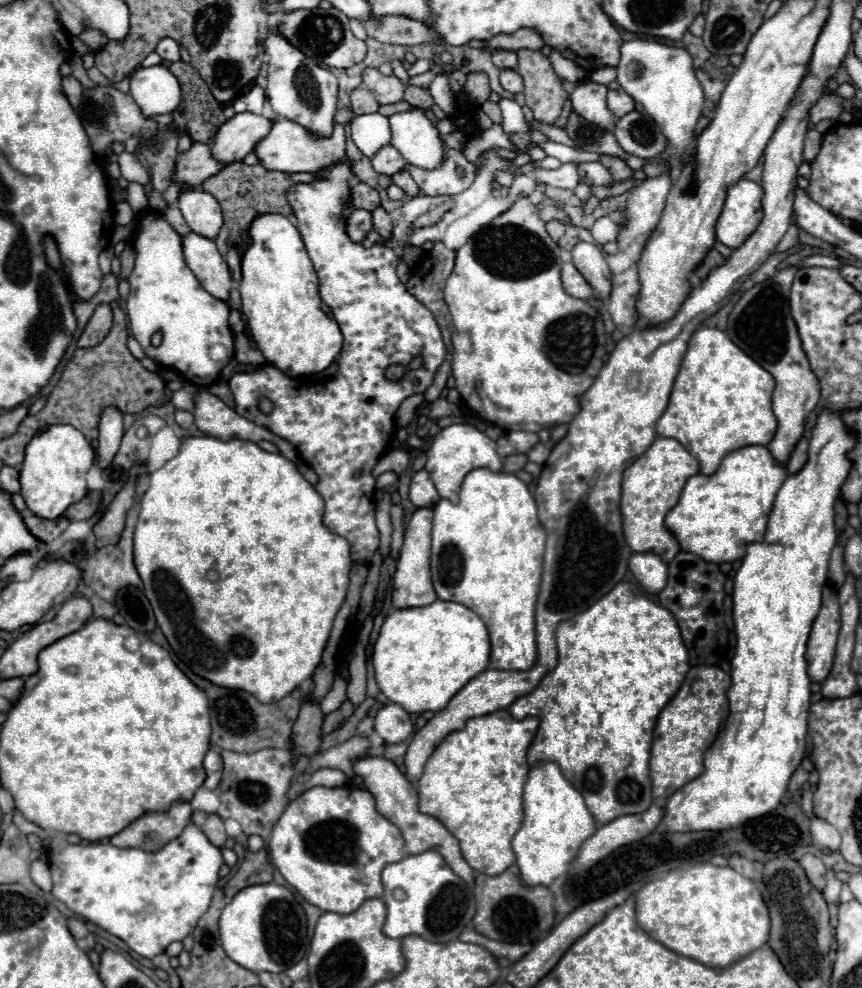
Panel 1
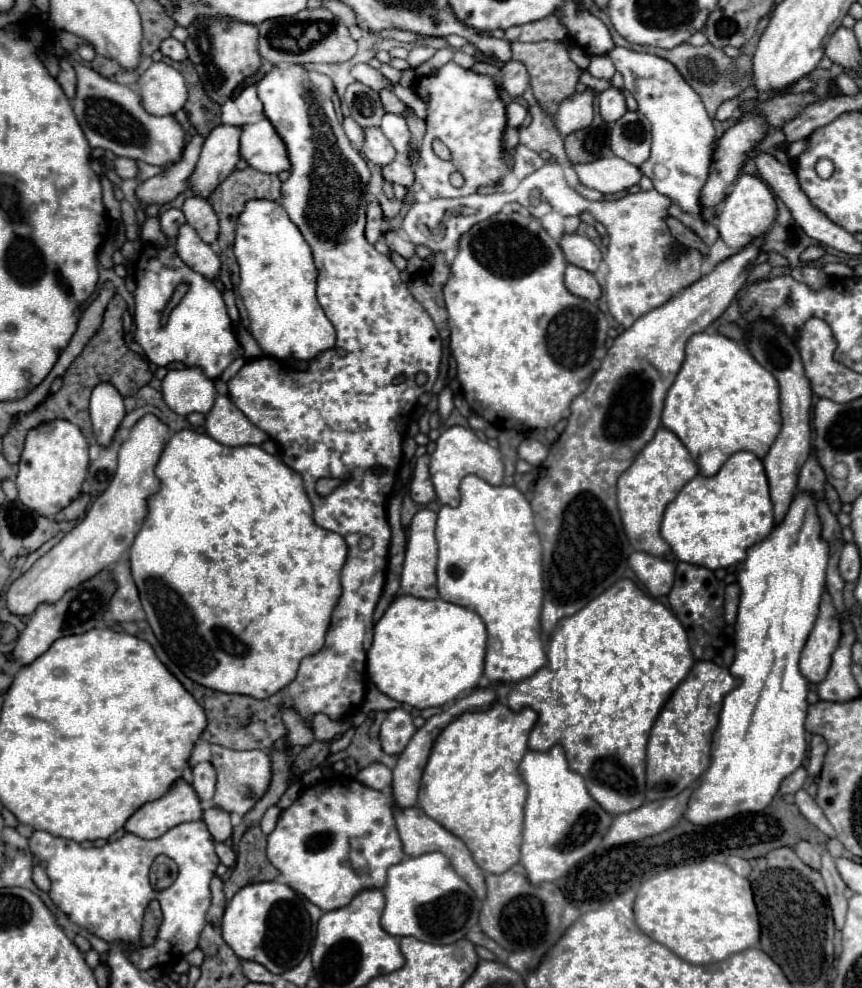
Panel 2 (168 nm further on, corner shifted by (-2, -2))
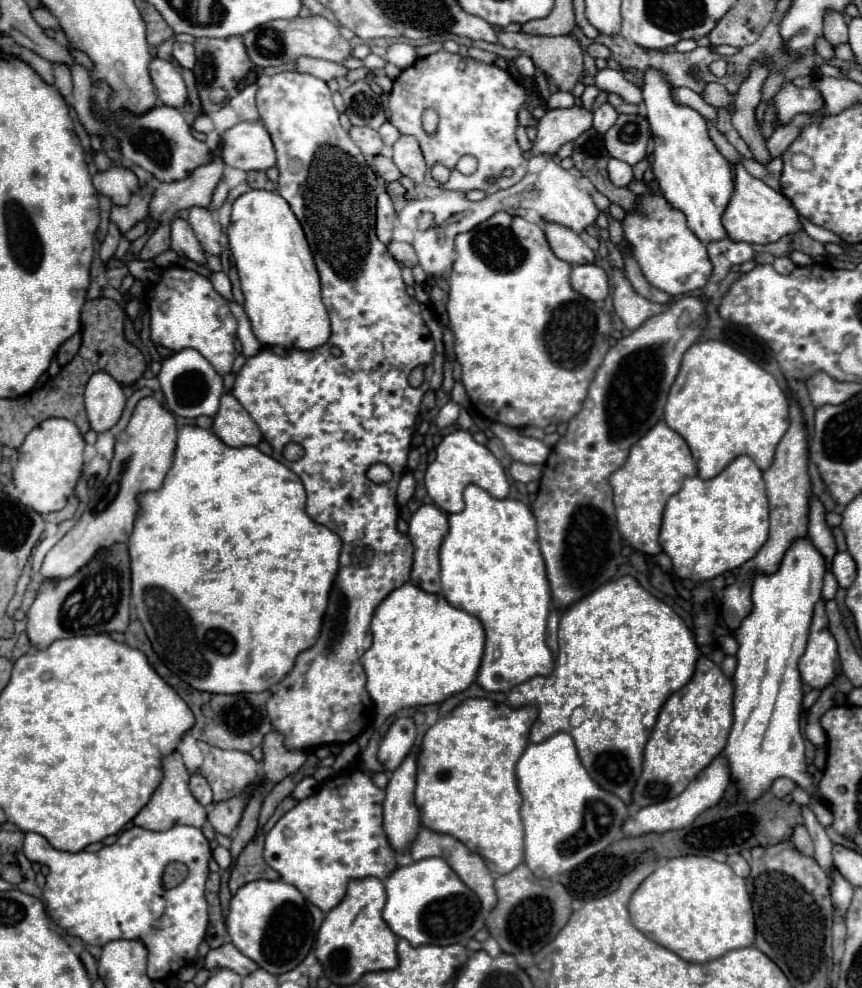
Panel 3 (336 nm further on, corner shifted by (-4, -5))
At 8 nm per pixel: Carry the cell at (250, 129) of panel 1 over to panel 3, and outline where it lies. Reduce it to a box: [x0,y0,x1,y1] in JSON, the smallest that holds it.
[148,150,224,224]

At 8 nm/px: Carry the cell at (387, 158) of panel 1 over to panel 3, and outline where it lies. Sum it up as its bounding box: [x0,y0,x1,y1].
[350,126,384,156]

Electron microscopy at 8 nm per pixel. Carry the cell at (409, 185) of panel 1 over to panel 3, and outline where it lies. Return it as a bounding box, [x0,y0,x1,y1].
[374,154,402,182]

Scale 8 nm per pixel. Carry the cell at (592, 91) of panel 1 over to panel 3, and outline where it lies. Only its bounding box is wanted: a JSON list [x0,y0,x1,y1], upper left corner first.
[530,108,593,156]

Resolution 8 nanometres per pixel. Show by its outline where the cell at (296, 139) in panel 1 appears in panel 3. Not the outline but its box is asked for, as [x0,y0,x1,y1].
[220,120,276,170]

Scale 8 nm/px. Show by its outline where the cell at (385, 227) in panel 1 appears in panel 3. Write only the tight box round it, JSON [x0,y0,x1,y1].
[388,240,418,268]

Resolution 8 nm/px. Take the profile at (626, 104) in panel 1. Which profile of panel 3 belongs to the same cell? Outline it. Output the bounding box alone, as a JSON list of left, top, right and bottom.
[594,102,618,134]

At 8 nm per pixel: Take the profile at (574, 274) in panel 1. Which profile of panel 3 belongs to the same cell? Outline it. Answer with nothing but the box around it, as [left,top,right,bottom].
[572,264,610,300]

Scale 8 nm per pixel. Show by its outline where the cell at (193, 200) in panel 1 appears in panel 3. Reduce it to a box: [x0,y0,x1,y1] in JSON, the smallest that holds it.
[188,208,220,254]

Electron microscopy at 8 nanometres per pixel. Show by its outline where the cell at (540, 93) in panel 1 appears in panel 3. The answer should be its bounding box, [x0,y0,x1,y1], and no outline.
[496,30,594,90]

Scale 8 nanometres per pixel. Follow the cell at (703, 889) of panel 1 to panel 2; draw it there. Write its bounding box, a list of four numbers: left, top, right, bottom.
[634,861,760,965]

